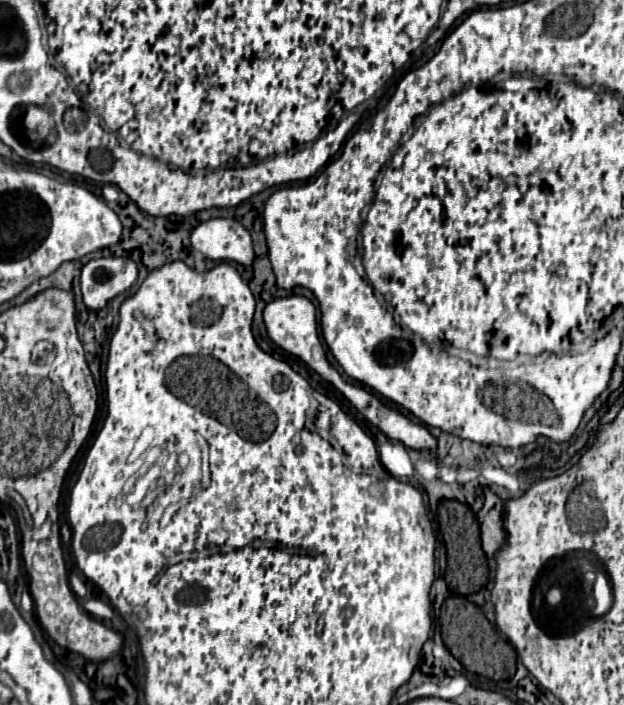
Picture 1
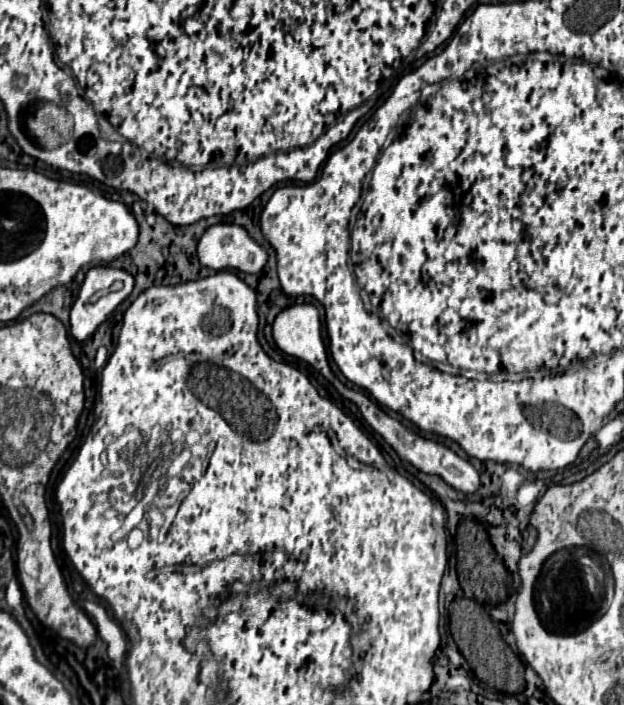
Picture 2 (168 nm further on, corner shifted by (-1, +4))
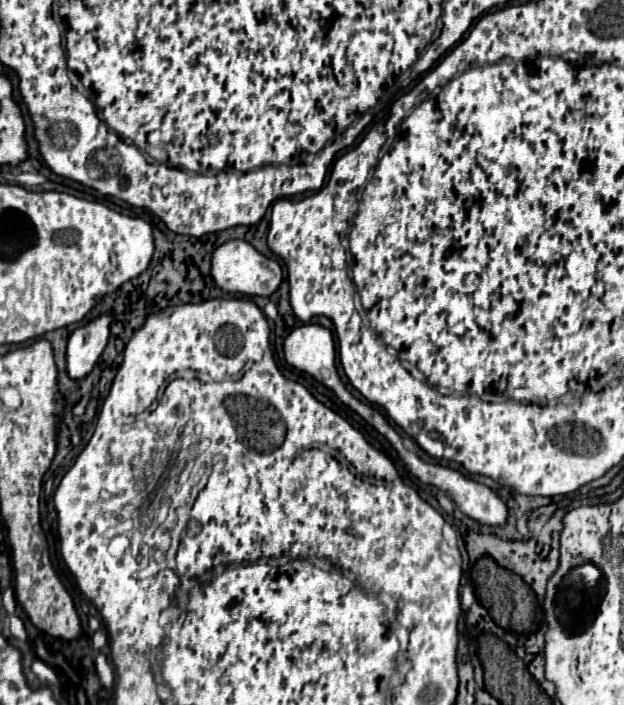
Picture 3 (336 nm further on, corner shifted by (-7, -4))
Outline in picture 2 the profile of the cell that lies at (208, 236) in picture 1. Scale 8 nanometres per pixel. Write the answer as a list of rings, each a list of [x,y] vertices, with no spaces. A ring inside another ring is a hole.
[[[219,223],[209,227],[203,237],[199,239],[197,257],[203,267],[209,267],[213,271],[241,271],[241,273],[259,273],[267,263],[267,251],[255,243],[247,231],[239,225]]]

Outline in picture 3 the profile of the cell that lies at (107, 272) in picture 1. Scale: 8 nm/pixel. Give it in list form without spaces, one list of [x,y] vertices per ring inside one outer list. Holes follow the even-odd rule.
[[[105,311],[97,319],[89,321],[83,327],[77,327],[67,343],[67,373],[73,379],[85,377],[97,359],[101,357],[107,339],[109,327],[113,323],[113,313]]]

